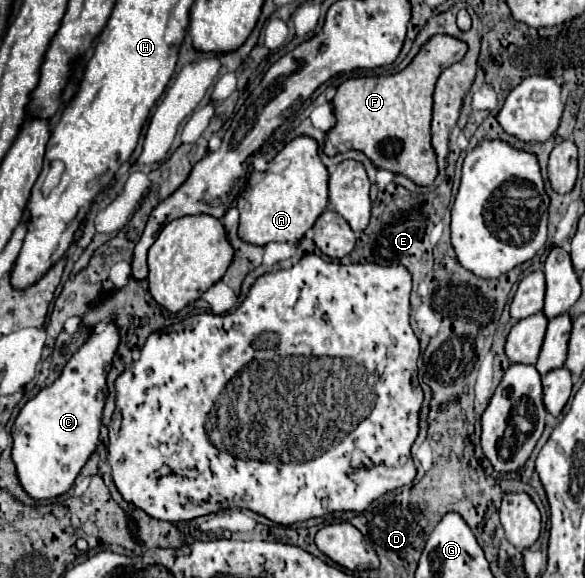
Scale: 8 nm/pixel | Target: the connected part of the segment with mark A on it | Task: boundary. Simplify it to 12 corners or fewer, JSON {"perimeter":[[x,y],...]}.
{"perimeter":[[294,138],[238,198],[244,242],[296,242],[328,206],[318,144]]}

